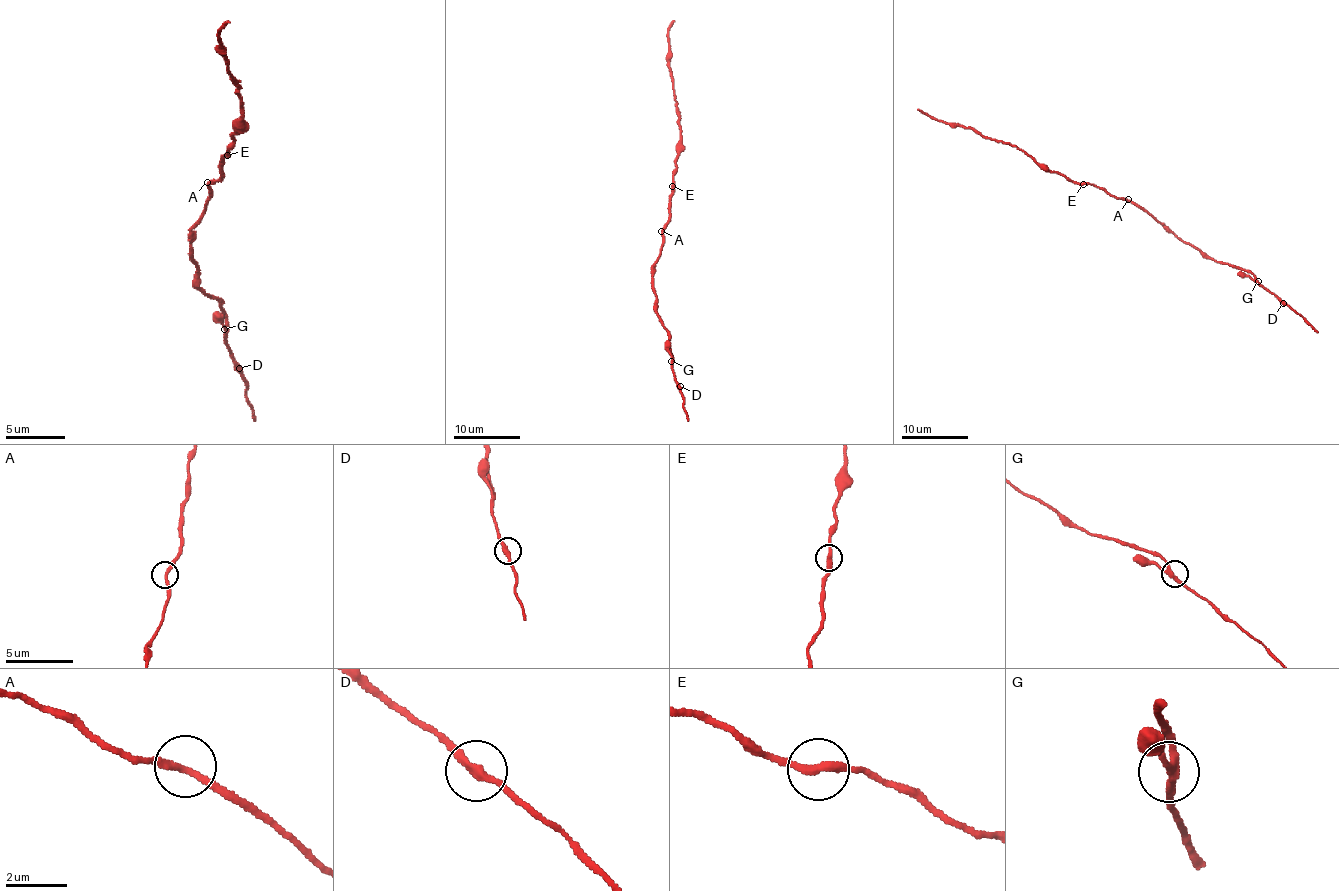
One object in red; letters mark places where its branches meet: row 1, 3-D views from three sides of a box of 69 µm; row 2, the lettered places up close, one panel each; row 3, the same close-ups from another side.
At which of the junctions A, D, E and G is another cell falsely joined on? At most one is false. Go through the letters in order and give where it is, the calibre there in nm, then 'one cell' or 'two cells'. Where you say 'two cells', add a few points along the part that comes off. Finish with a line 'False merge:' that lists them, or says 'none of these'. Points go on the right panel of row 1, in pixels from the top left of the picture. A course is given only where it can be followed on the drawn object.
A: (1128, 199) | 240 nm | one cell
D: (1283, 303) | 280 nm | one cell
E: (1083, 184) | 300 nm | one cell
G: (1258, 281) | 240 nm | one cell
False merge: none of these

